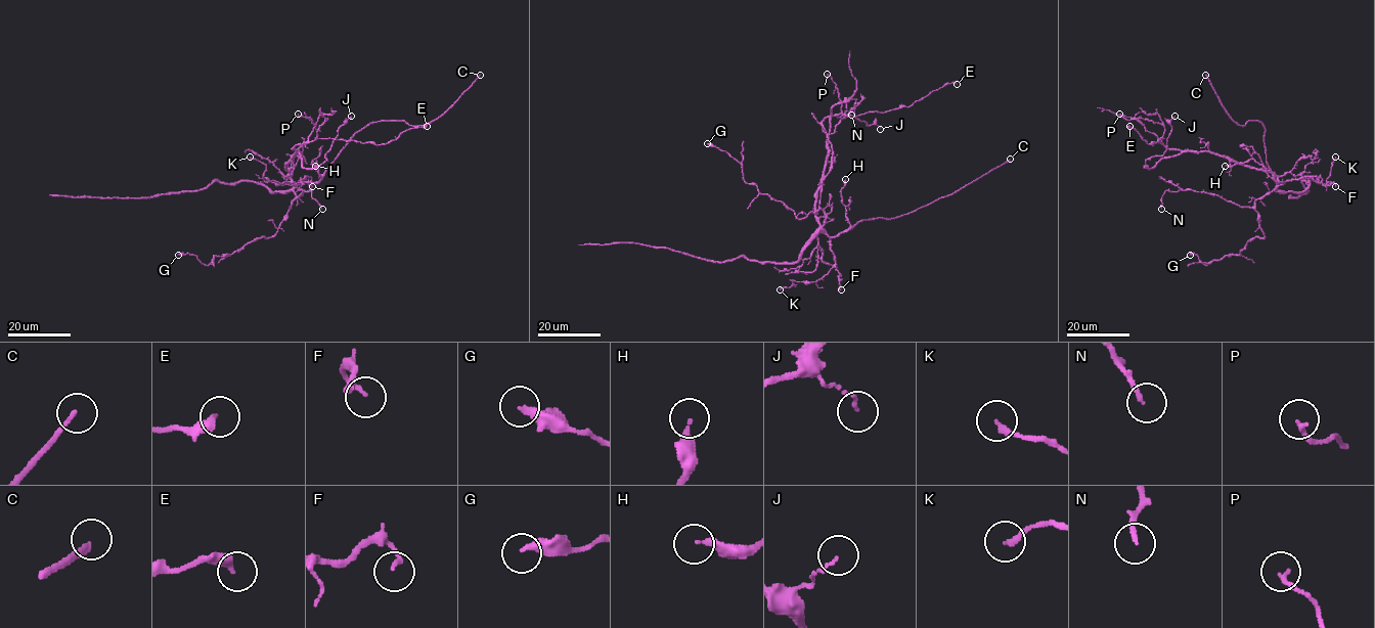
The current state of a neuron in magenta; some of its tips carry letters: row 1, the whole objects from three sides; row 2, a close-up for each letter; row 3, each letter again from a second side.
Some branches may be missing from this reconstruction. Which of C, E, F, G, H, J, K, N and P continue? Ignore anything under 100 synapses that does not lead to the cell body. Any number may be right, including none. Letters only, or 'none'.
C

